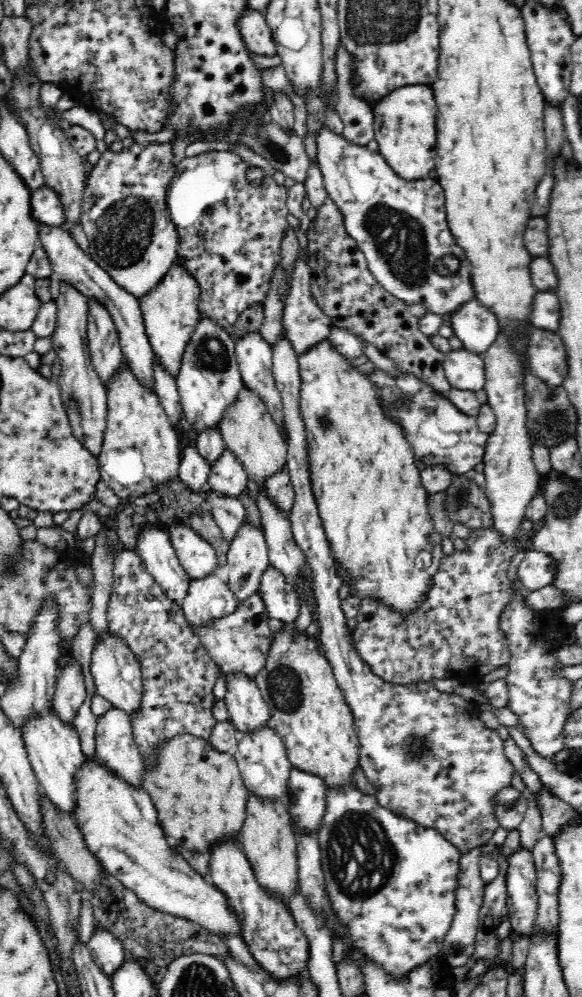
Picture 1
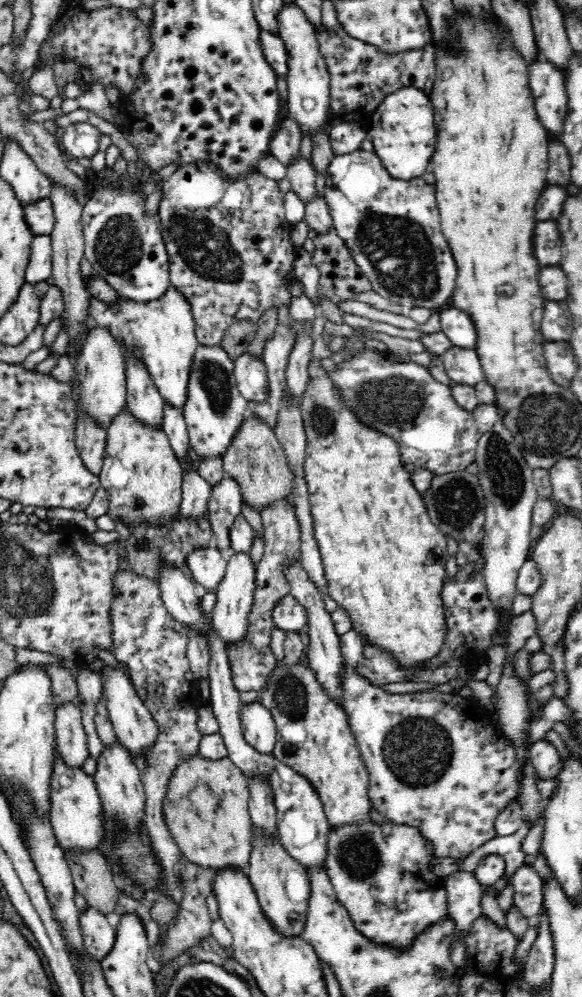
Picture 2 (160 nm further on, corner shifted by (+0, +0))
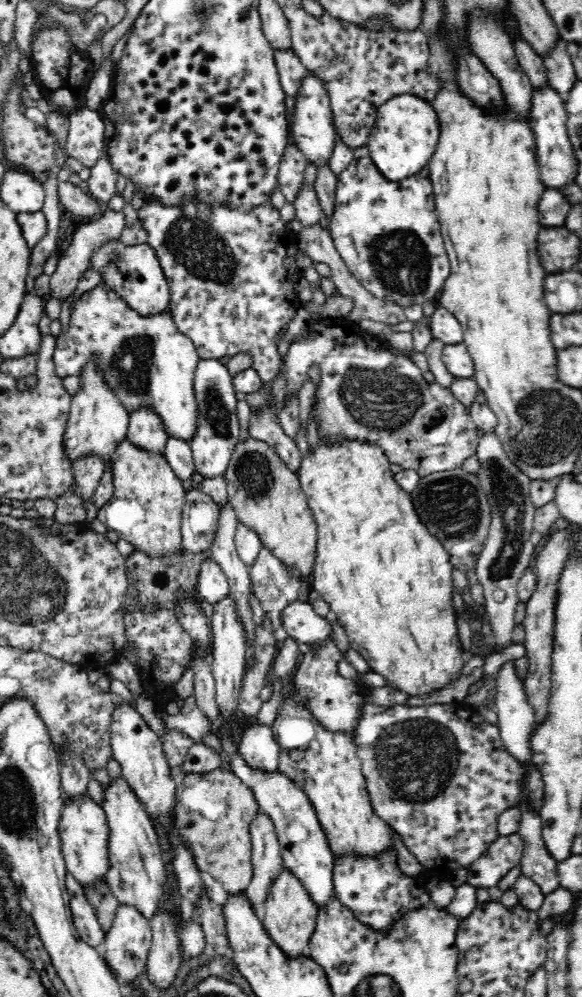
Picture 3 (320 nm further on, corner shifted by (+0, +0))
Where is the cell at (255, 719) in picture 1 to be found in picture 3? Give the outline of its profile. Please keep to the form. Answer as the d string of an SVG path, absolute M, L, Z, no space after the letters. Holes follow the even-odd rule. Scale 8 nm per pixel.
M254 720L247 723L241 734L238 746L244 765L262 773L278 771L280 750L272 729L259 726Z

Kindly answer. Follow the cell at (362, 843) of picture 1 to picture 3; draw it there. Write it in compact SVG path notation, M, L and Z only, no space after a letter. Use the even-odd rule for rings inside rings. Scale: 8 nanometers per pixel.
M395 849L386 851L377 859L335 859L333 883L335 897L350 909L360 922L376 930L386 930L394 920L402 918L410 910L431 906L426 886L419 885L416 877L410 878L400 871L396 863Z

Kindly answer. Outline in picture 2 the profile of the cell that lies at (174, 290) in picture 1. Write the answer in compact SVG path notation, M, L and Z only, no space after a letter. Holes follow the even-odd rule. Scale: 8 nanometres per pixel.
M170 285L158 300L139 303L118 296L118 300L112 300L112 304L105 302L106 300L100 300L94 295L90 296L88 316L84 320L83 330L78 339L68 342L65 354L70 359L76 358L77 350L82 348L86 336L94 328L104 328L112 334L122 349L124 362L126 357L140 359L164 402L183 412L188 394L190 369L195 352L200 346L195 334L190 303L186 301L186 297Z

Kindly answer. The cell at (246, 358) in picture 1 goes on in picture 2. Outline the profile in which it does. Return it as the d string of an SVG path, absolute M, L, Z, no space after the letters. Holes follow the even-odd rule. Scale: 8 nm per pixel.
M242 353L233 365L240 394L247 401L264 402L268 398L268 375L263 359Z

